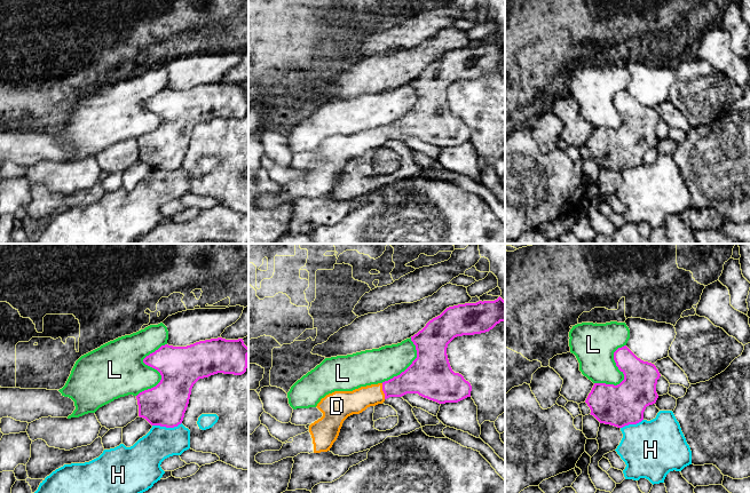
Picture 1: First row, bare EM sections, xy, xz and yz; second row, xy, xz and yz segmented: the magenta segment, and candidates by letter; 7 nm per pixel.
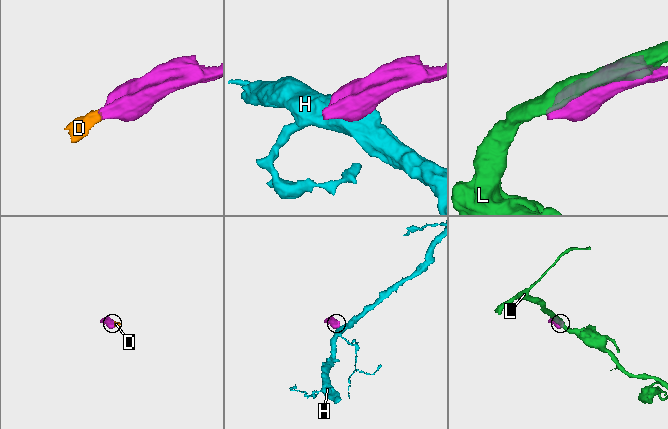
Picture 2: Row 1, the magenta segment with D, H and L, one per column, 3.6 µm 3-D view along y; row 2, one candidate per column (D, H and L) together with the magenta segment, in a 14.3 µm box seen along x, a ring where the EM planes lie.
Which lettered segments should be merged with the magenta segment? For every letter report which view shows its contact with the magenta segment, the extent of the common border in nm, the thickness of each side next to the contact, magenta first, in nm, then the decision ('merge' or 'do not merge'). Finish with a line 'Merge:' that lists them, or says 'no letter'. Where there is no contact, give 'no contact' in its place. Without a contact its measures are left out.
D: meets magenta in xz; contact 110 nm long; 200 nm thick on the magenta side, 170 nm on the other; merge
H: meets magenta in xy; contact 200 nm long; 300 nm thick on the magenta side, 240 nm on the other; do not merge
L: meets magenta in xy; contact 440 nm long; 300 nm thick on the magenta side, 360 nm on the other; do not merge
Merge: D

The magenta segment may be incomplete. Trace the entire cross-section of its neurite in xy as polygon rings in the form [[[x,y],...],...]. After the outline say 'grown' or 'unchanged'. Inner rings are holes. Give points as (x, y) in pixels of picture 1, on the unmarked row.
[[[222,81],[199,85],[187,90],[161,89],[143,103],[143,106],[160,119],[160,126],[136,140],[139,160],[151,169],[174,172],[182,167],[194,128],[204,121],[223,117],[242,119],[247,112],[248,92],[243,82],[226,84]]]; unchanged

